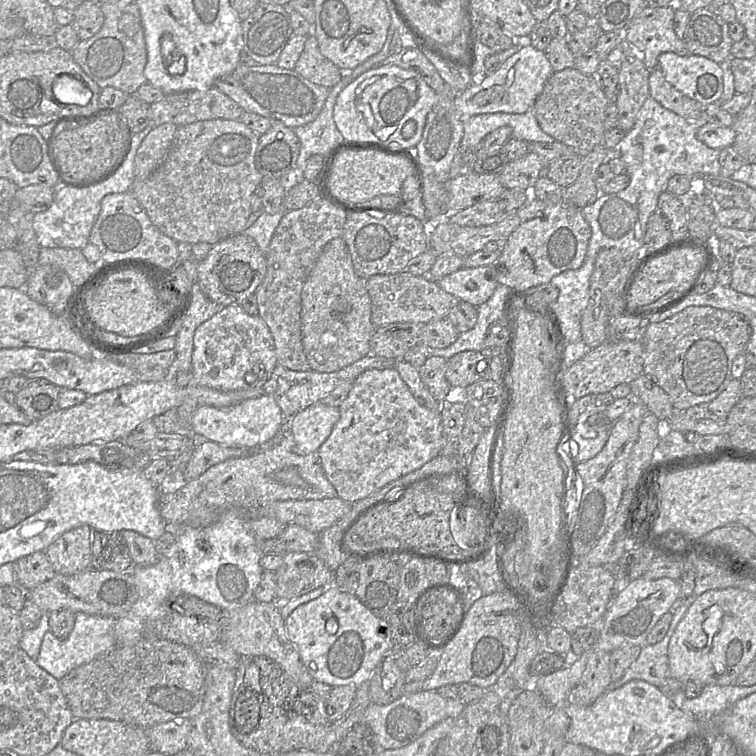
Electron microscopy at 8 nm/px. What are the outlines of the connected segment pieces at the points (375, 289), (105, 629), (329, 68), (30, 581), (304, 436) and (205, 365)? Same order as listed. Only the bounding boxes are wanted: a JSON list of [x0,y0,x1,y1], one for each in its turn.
[[366,271,460,328],[34,612,117,681],[293,34,342,89],[13,551,56,592],[290,402,340,456],[191,305,277,391]]

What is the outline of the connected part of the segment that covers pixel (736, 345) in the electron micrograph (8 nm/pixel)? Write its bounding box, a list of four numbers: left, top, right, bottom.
[641,306,752,412]

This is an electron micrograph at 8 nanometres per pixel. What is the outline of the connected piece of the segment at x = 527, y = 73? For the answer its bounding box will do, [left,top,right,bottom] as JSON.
[454,45,553,117]

